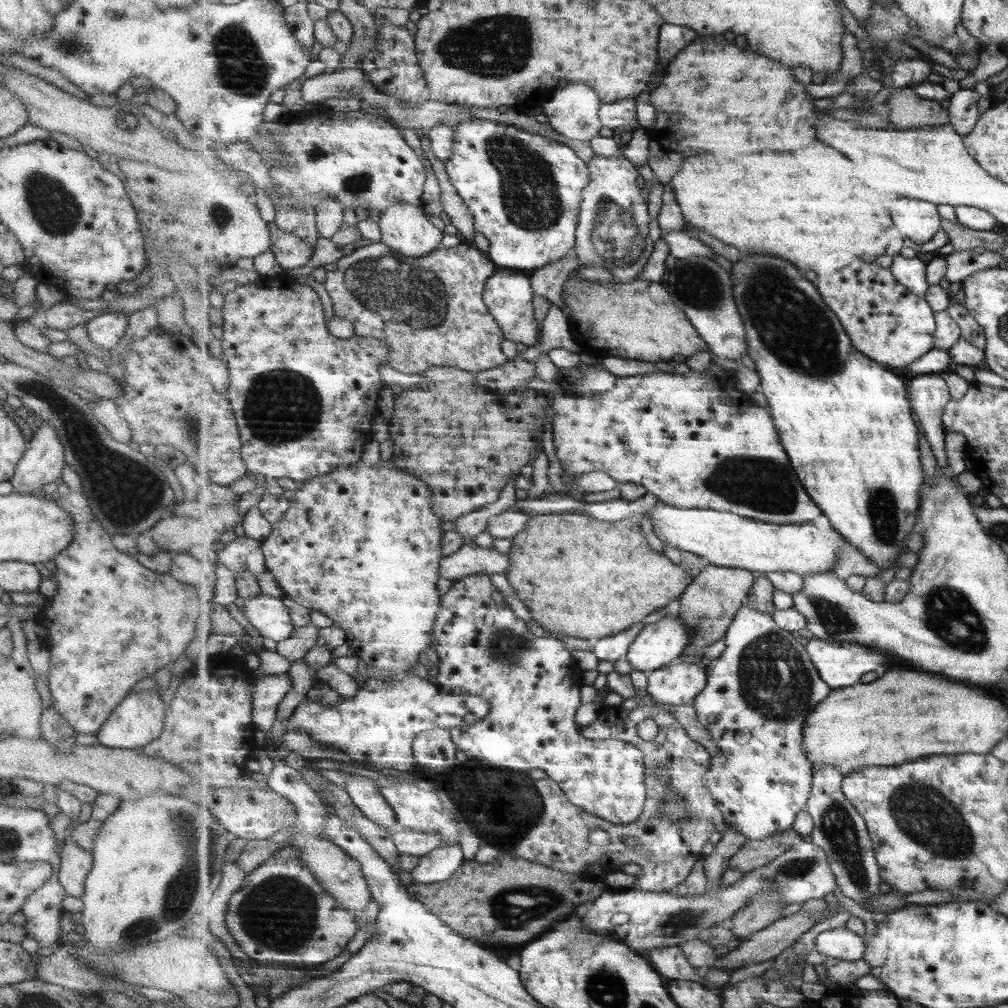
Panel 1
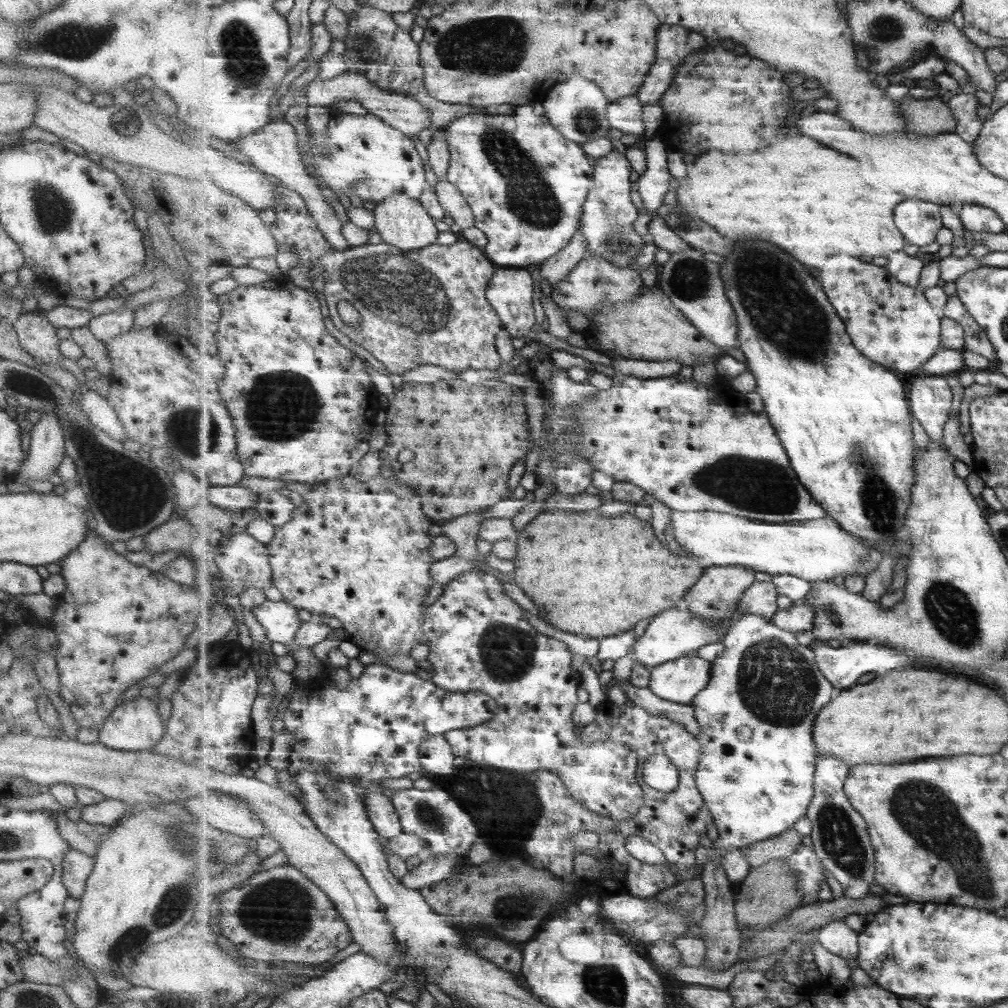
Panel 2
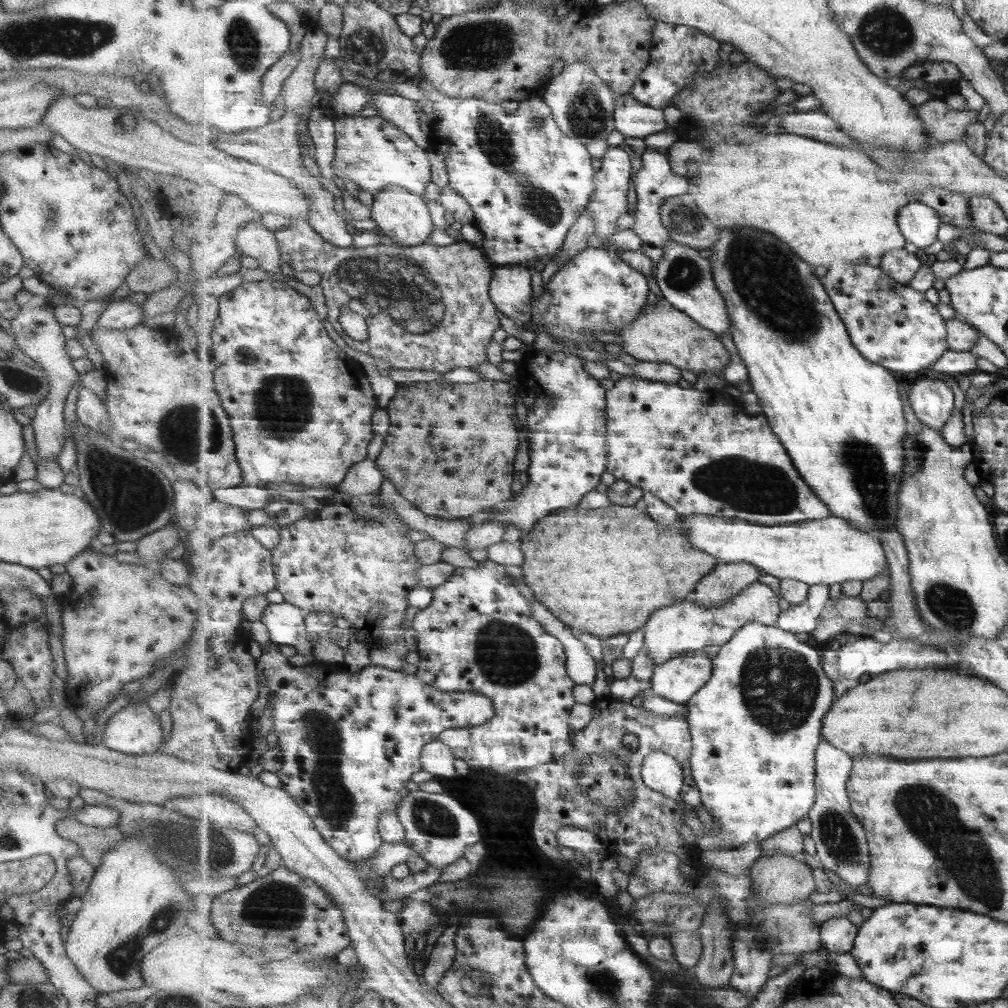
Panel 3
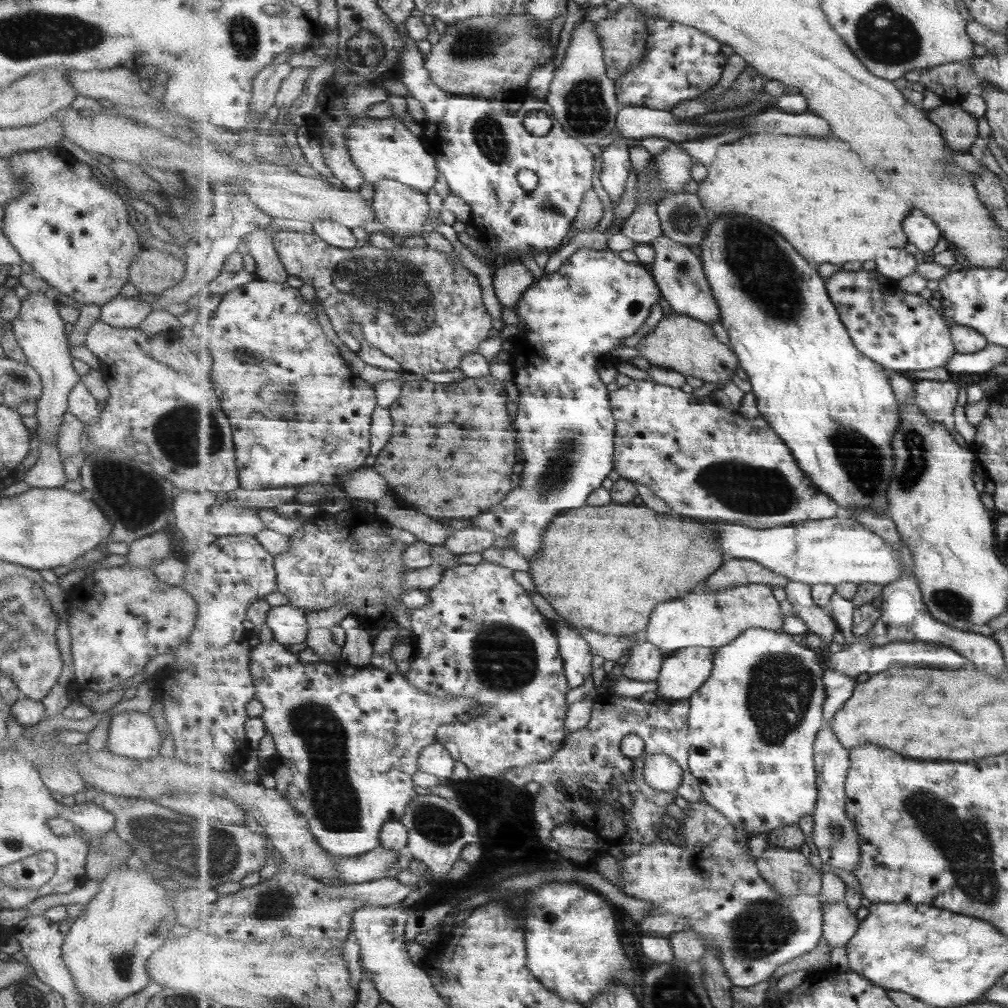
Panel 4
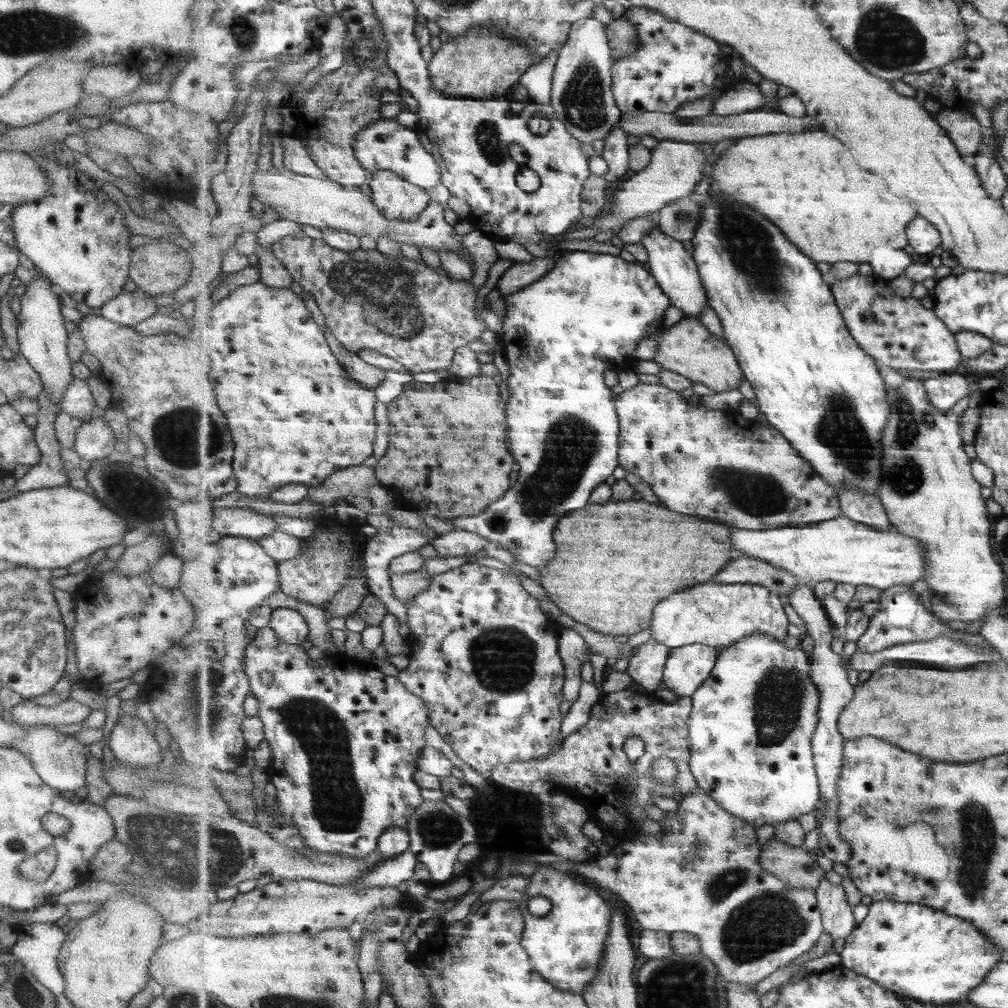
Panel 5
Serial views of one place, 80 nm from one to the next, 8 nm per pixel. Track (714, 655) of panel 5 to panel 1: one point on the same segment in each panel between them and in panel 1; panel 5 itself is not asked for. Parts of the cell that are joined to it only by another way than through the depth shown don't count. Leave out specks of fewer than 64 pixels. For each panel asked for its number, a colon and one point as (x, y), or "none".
1: (680, 683)
2: (681, 681)
3: (678, 680)
4: (683, 674)

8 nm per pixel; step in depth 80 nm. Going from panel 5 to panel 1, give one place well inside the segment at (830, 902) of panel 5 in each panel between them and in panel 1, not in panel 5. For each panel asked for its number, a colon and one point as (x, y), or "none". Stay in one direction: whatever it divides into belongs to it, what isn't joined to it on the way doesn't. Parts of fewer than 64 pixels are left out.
1: (840, 942)
2: (837, 937)
3: (838, 935)
4: (840, 925)

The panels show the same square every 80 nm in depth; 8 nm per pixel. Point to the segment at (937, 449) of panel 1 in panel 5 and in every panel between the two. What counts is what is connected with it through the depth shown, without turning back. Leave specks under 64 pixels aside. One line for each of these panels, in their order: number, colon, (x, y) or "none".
2: (931, 400)
3: (933, 401)
4: (938, 399)
5: (943, 393)

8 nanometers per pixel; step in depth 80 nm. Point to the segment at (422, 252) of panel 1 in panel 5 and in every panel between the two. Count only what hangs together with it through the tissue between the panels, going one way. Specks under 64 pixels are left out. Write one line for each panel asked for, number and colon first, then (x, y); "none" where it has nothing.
2: (401, 221)
3: (401, 215)
4: (404, 211)
5: (398, 200)

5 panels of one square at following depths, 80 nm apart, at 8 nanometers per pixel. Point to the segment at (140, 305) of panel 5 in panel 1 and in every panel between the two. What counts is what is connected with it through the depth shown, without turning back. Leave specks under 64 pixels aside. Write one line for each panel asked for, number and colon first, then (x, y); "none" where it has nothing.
1: (105, 330)
2: (105, 326)
3: (119, 315)
4: (121, 312)

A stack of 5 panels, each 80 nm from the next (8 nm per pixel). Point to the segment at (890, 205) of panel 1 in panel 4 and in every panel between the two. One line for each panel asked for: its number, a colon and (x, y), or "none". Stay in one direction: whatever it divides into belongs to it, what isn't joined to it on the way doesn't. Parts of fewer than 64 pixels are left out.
2: (919, 221)
3: (920, 223)
4: (922, 231)

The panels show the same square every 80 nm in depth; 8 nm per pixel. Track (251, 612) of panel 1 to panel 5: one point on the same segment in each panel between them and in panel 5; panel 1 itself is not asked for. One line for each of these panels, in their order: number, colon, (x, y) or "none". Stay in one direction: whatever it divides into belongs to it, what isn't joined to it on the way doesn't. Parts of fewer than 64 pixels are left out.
2: (281, 622)
3: (286, 623)
4: (290, 625)
5: (291, 626)

